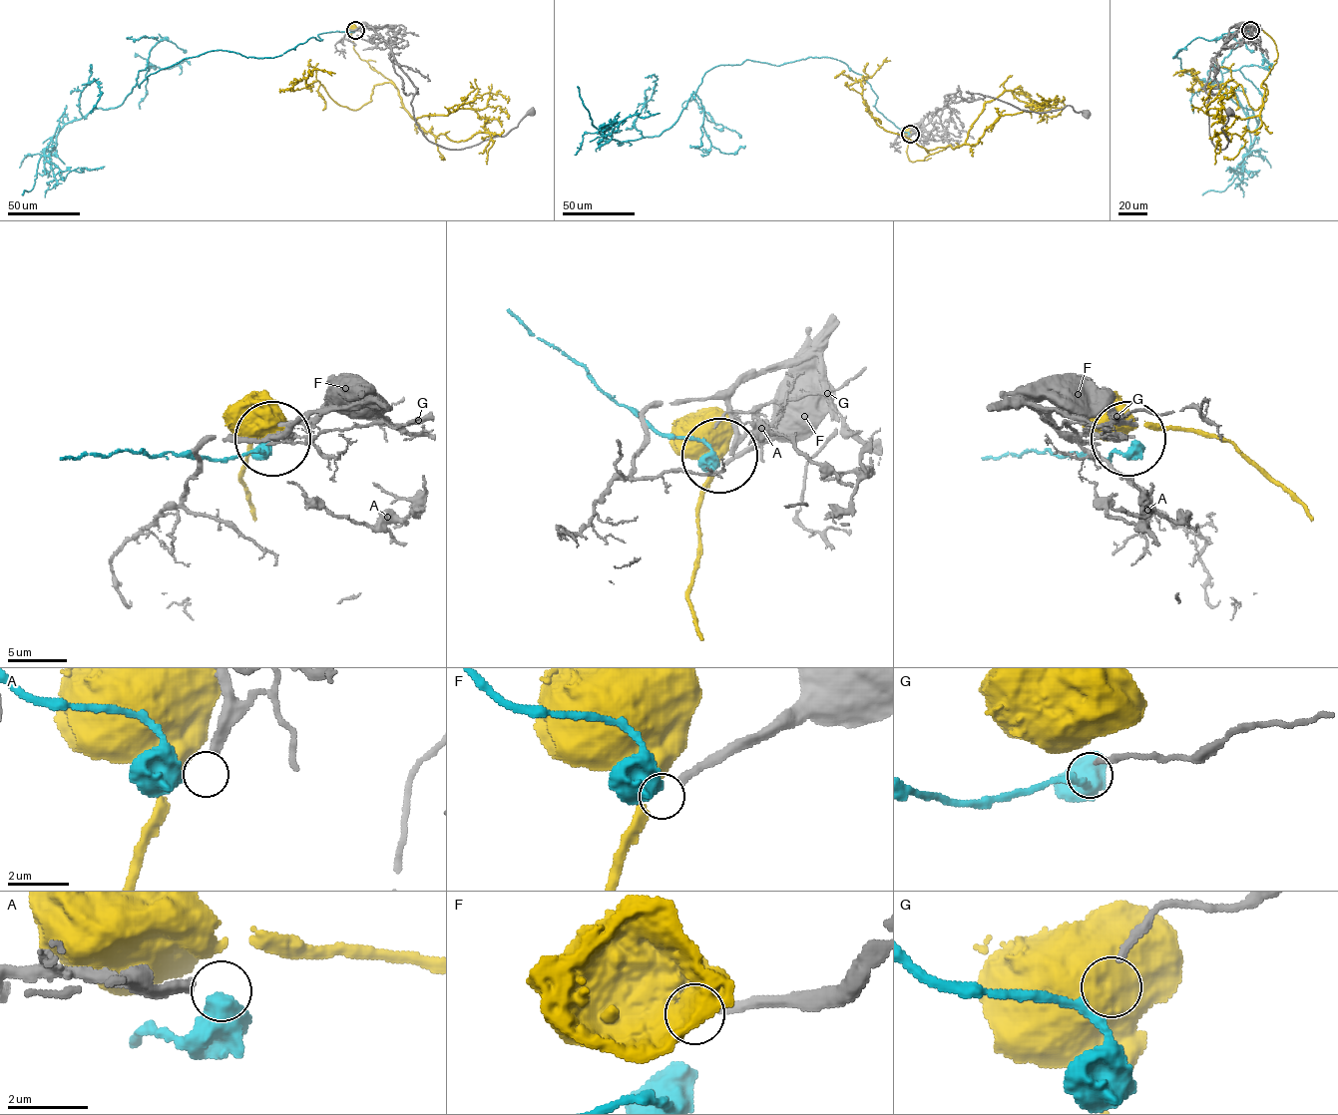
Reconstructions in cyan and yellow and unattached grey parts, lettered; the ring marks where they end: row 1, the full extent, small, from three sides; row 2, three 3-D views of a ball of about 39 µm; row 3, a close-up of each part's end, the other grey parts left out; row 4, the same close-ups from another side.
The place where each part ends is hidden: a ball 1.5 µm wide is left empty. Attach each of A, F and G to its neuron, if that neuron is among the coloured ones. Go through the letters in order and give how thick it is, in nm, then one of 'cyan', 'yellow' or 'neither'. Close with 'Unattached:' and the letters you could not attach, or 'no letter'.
A: 320 nm | neither
F: 280 nm | neither
G: 170 nm | cyan
Unattached: A, F

